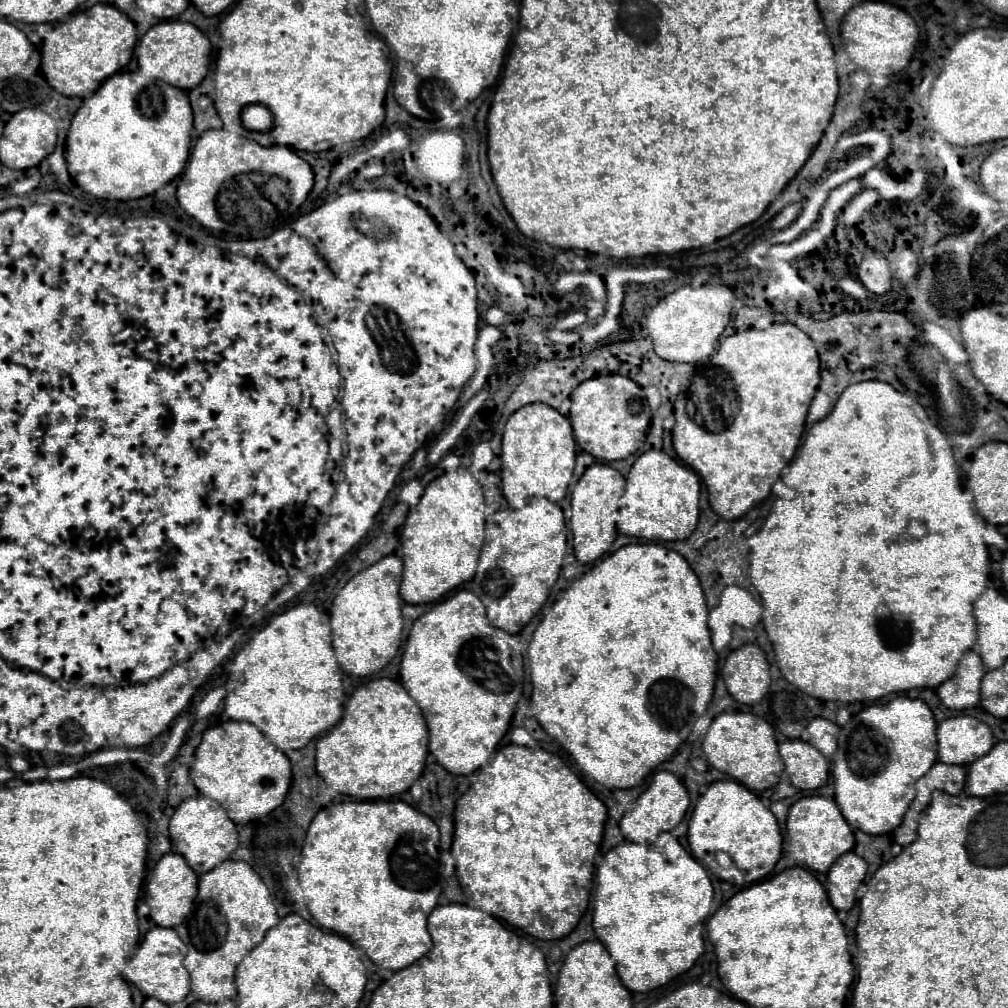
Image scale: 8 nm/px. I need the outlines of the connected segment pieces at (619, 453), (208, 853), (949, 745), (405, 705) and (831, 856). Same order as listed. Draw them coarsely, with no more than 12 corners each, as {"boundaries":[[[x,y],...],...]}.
{"boundaries":[[[600,374],[572,392],[578,444],[620,460],[644,442],[642,388]],[[208,796],[170,820],[176,850],[198,874],[238,846],[236,824]],[[974,716],[938,724],[938,758],[970,764],[994,744]],[[397,680],[348,700],[316,742],[336,792],[388,798],[420,776],[428,726]],[[804,796],[788,810],[794,858],[828,872],[854,846],[838,804]]]}

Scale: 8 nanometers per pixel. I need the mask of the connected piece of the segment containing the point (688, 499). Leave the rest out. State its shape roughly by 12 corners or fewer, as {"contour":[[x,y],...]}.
{"contour":[[662,450],[636,458],[616,538],[684,540],[700,478]]}

